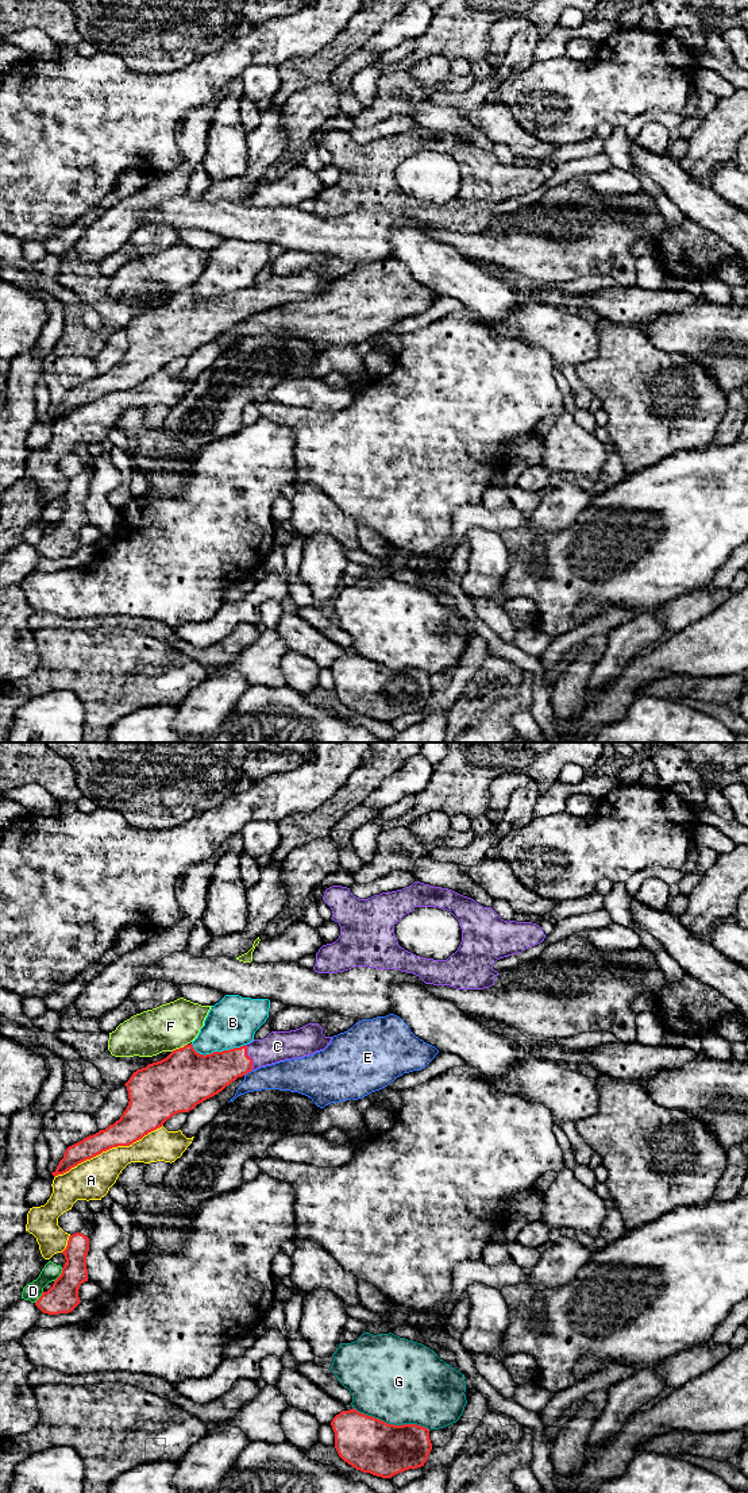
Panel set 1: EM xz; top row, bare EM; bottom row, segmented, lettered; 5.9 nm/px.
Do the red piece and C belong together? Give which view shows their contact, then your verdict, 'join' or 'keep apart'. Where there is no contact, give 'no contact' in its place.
meets red in xz; join

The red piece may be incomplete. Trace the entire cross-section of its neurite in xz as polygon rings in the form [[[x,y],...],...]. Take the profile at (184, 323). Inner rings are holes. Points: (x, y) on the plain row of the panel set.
[[[308,267],[290,275],[271,275],[263,283],[254,283],[240,292],[213,296],[205,300],[197,297],[192,288],[173,294],[166,302],[149,308],[146,312],[132,317],[130,324],[124,328],[128,335],[130,346],[120,363],[109,369],[105,374],[100,374],[69,390],[51,418],[54,421],[63,418],[78,408],[112,391],[132,389],[149,377],[162,371],[163,367],[176,358],[189,356],[197,348],[217,339],[238,321],[251,315],[324,294],[329,289],[332,281],[325,281],[323,274],[324,273],[319,267]]]

